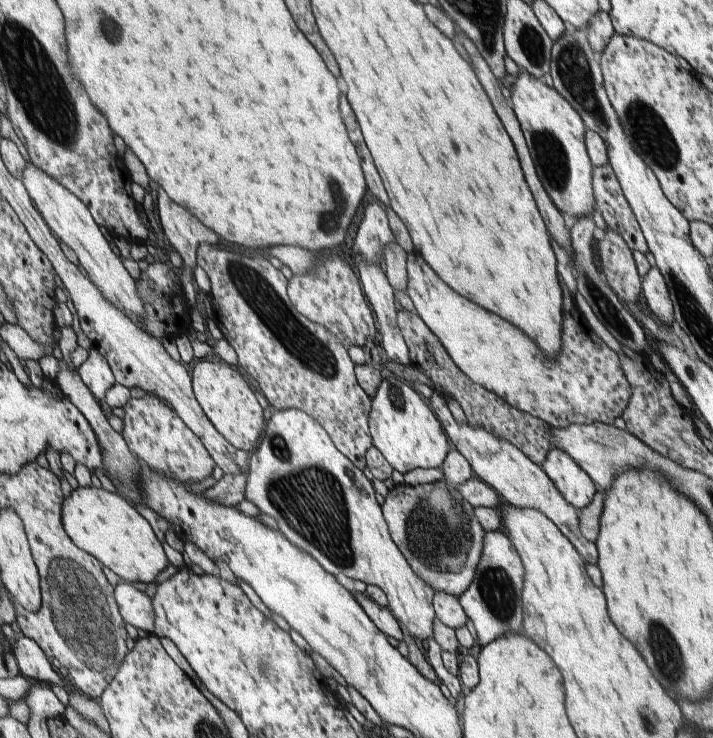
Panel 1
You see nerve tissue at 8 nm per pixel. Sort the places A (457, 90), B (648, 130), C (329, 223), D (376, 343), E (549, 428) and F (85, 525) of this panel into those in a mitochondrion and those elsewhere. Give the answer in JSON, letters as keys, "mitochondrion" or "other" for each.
{"A":"other","B":"mitochondrion","C":"mitochondrion","D":"other","E":"other","F":"other"}

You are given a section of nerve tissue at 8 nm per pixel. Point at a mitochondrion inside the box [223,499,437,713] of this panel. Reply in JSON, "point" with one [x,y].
{"point":[266,666]}

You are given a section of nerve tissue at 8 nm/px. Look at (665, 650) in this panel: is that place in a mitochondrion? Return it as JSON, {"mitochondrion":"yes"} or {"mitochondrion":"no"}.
{"mitochondrion":"yes"}

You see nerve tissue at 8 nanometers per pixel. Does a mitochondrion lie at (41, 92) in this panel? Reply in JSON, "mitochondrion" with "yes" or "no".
{"mitochondrion":"yes"}

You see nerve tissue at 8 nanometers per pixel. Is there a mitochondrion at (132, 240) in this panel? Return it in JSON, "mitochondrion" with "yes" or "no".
{"mitochondrion":"no"}

